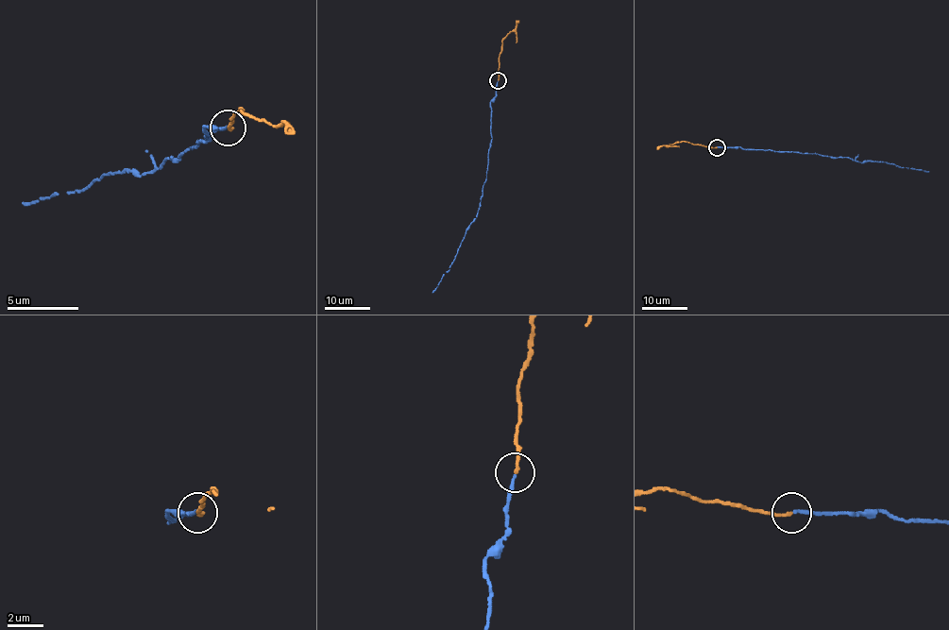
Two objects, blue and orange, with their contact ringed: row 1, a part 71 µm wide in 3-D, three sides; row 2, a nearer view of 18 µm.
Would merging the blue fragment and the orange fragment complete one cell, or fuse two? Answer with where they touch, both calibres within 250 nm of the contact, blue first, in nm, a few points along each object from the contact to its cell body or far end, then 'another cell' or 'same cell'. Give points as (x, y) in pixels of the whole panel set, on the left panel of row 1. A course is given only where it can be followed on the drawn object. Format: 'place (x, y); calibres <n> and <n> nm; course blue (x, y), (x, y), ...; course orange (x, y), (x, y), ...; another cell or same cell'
place (228, 127); calibres 200 and 180 nm; course blue (227, 128), (206, 125), (210, 140), (177, 161), (170, 157), (142, 175), (109, 172), (76, 190), (23, 204); course orange (227, 128), (230, 118), (242, 107), (242, 110), (270, 125), (284, 122), (295, 132); same cell

